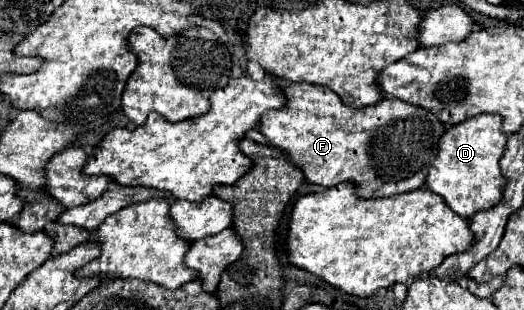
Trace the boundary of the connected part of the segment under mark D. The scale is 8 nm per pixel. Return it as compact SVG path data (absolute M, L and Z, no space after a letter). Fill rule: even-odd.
M476 115L450 129L438 141L438 155L428 169L424 187L440 195L446 205L460 217L472 217L476 211L494 207L502 199L502 185L506 179L500 173L500 157L508 135L502 133L502 117Z

